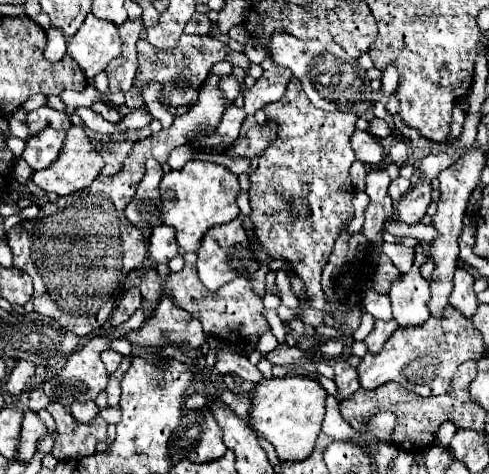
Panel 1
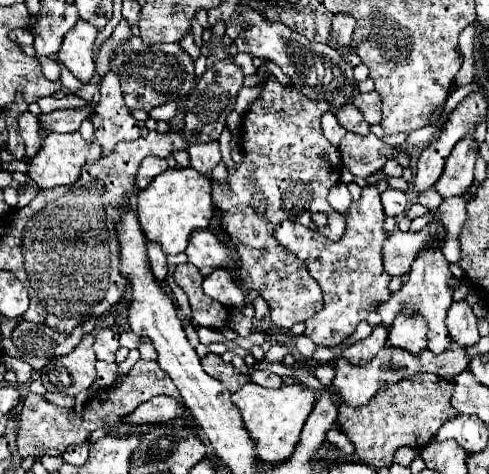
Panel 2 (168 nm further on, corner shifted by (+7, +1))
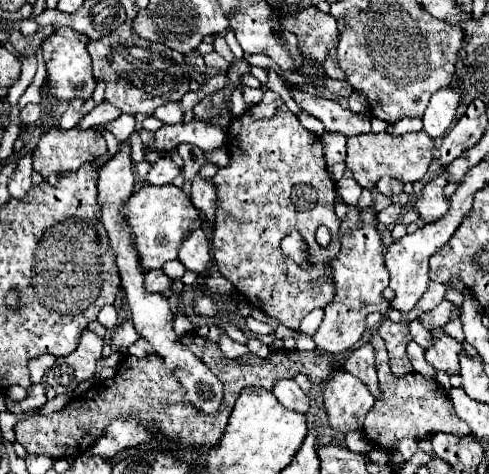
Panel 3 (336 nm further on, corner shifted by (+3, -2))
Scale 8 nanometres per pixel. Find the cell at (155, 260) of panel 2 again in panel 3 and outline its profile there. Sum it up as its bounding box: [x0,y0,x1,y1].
[145,269,171,293]

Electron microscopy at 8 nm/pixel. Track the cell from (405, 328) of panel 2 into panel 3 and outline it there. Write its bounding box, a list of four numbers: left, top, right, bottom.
[407,341,437,379]

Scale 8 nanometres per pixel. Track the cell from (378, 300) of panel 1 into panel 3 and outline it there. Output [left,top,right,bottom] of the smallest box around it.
[425,329,461,375]

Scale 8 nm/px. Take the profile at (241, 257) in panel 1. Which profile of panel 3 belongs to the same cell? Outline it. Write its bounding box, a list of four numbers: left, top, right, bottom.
[177,229,211,273]

